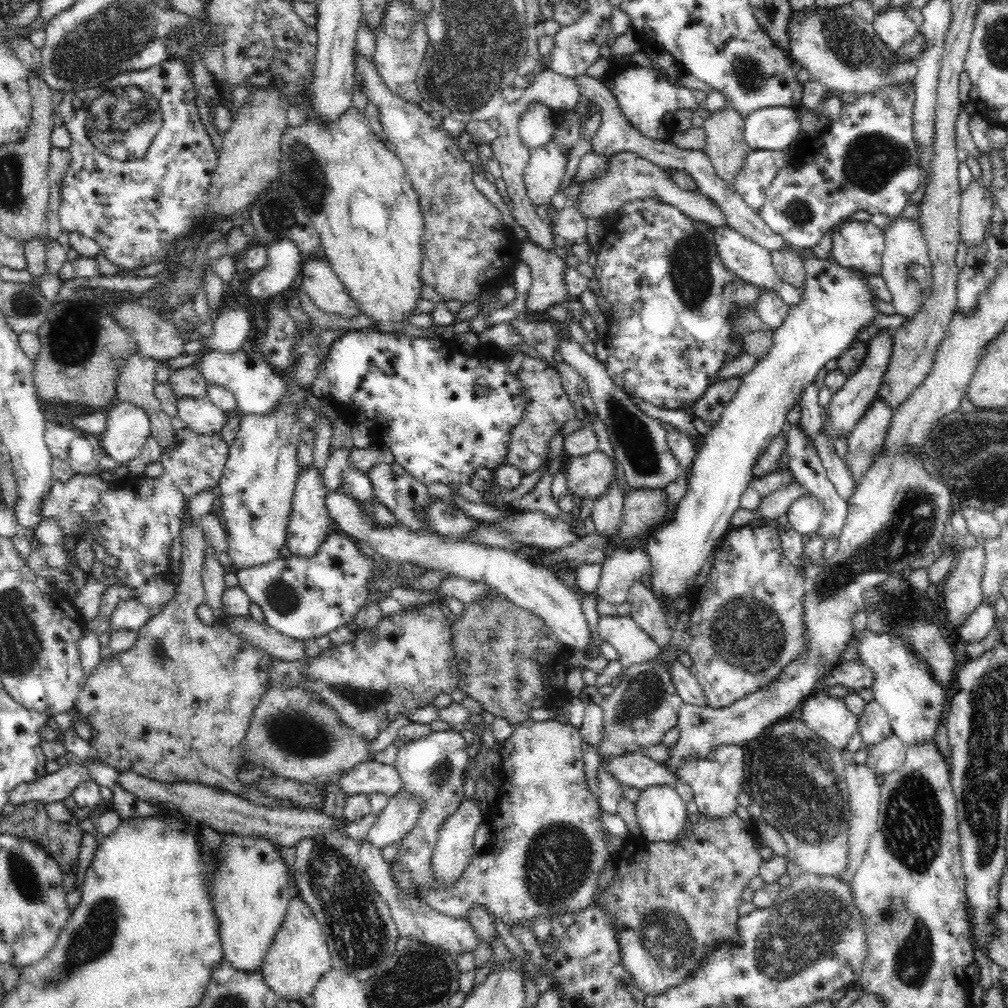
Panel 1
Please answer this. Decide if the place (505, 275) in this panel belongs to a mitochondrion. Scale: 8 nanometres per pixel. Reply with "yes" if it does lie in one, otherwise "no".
no

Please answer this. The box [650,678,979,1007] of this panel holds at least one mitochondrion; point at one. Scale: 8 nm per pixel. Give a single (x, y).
(806, 928)

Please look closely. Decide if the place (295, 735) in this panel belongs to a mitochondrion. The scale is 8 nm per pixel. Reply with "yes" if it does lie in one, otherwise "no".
yes

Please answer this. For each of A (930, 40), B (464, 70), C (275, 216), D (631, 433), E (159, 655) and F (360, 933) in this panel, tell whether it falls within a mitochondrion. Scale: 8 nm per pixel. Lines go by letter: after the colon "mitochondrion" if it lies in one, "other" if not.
A: other
B: mitochondrion
C: mitochondrion
D: mitochondrion
E: mitochondrion
F: mitochondrion

